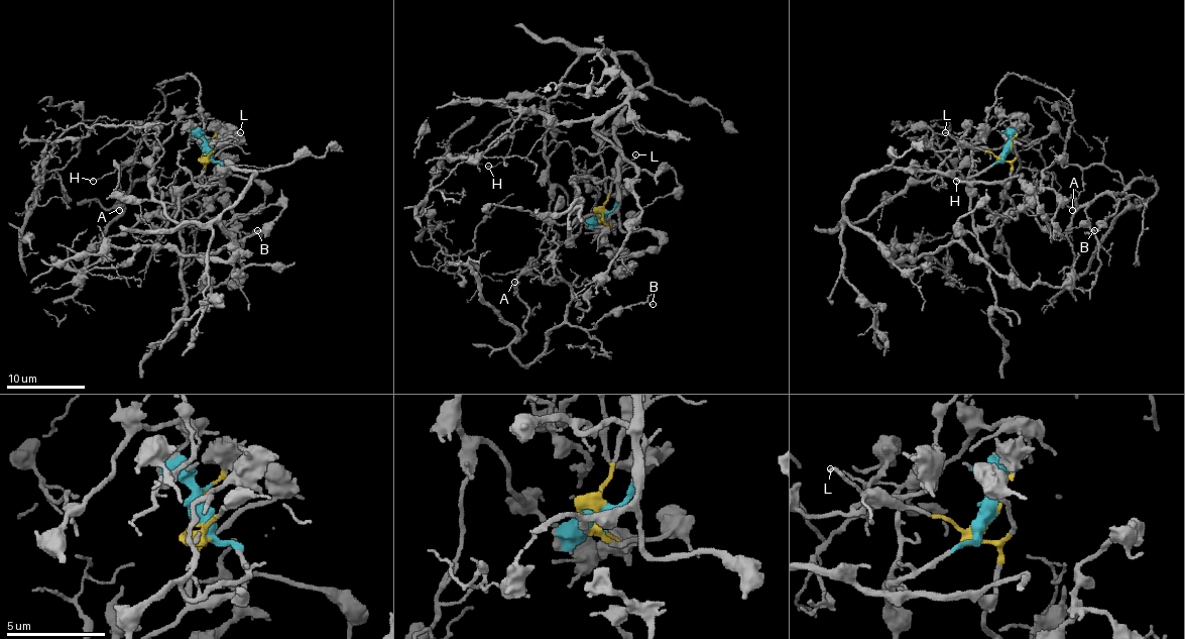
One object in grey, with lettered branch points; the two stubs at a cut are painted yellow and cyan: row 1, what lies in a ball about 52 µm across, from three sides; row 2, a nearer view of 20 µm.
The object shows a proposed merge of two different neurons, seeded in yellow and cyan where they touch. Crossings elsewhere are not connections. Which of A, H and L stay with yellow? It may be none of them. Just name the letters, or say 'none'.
H, L

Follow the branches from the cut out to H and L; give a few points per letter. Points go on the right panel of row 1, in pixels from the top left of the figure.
H: (1006, 153), (1017, 134), (1015, 114), (1002, 116), (958, 167), (885, 200), (925, 171), (950, 173), (956, 181)
L: (1006, 153), (993, 155), (958, 143), (944, 132)

